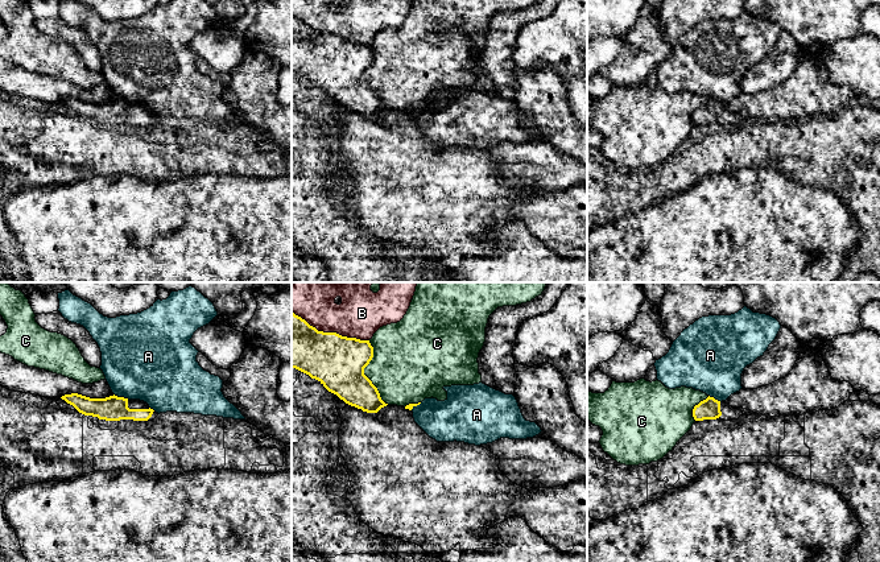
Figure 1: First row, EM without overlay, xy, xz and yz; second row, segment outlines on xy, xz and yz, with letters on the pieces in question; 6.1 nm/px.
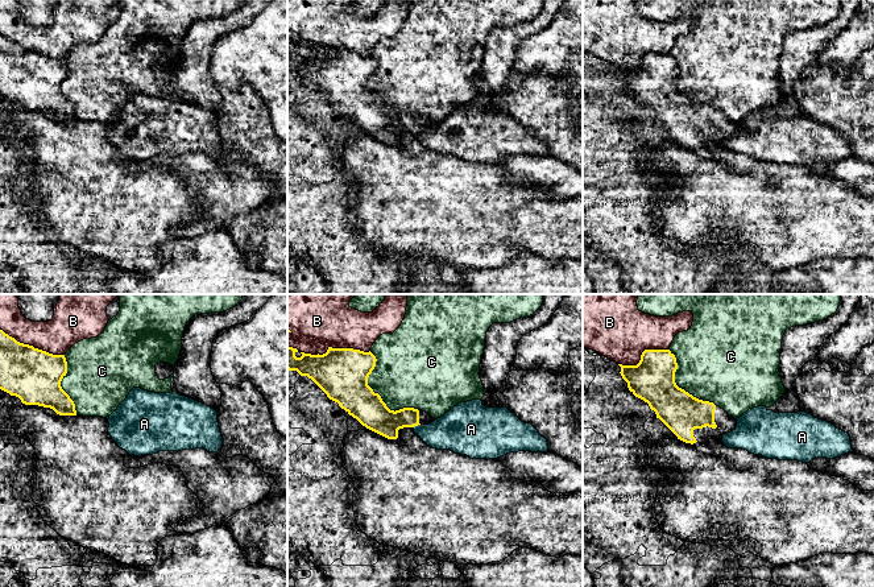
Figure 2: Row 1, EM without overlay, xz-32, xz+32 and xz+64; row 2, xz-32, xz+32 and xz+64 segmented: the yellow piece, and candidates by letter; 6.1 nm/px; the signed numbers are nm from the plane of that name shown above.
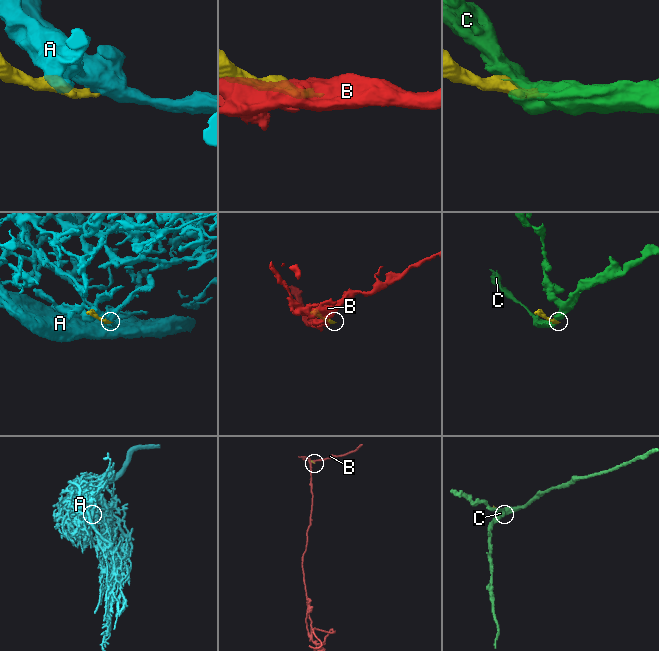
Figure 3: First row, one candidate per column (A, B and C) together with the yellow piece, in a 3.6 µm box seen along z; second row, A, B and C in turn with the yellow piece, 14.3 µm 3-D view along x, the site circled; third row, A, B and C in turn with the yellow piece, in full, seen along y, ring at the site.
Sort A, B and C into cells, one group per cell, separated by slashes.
A / B / C

